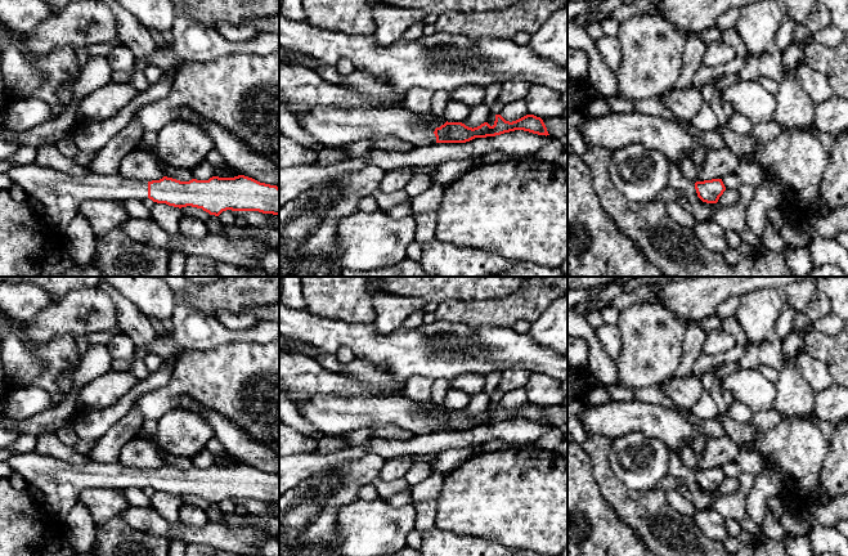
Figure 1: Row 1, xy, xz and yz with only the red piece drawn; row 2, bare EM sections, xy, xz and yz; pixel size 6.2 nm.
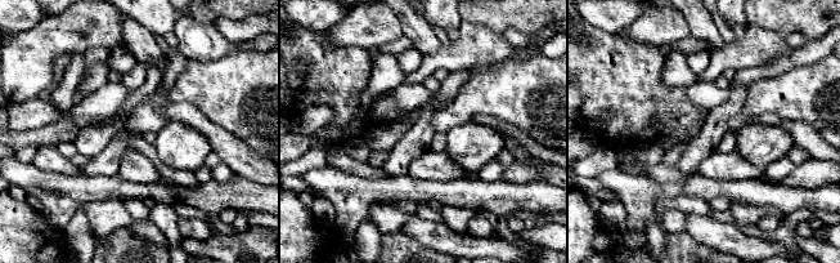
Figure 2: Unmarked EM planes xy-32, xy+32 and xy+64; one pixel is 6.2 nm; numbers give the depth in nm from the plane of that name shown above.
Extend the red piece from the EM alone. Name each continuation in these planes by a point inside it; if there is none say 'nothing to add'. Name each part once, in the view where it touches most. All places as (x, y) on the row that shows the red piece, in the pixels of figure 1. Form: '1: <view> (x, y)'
1: xy (61, 194)

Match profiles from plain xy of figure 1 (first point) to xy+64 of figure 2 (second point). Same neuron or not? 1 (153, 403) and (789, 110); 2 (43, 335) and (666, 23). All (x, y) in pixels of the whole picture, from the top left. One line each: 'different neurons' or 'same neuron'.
1: same neuron
2: same neuron

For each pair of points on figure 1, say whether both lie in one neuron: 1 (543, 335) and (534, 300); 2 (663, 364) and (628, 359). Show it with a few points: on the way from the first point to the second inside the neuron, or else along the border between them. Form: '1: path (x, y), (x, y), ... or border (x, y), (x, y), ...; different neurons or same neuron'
1: border (553, 300), (530, 323); different neurons
2: path (654, 359), (637, 359); same neuron

